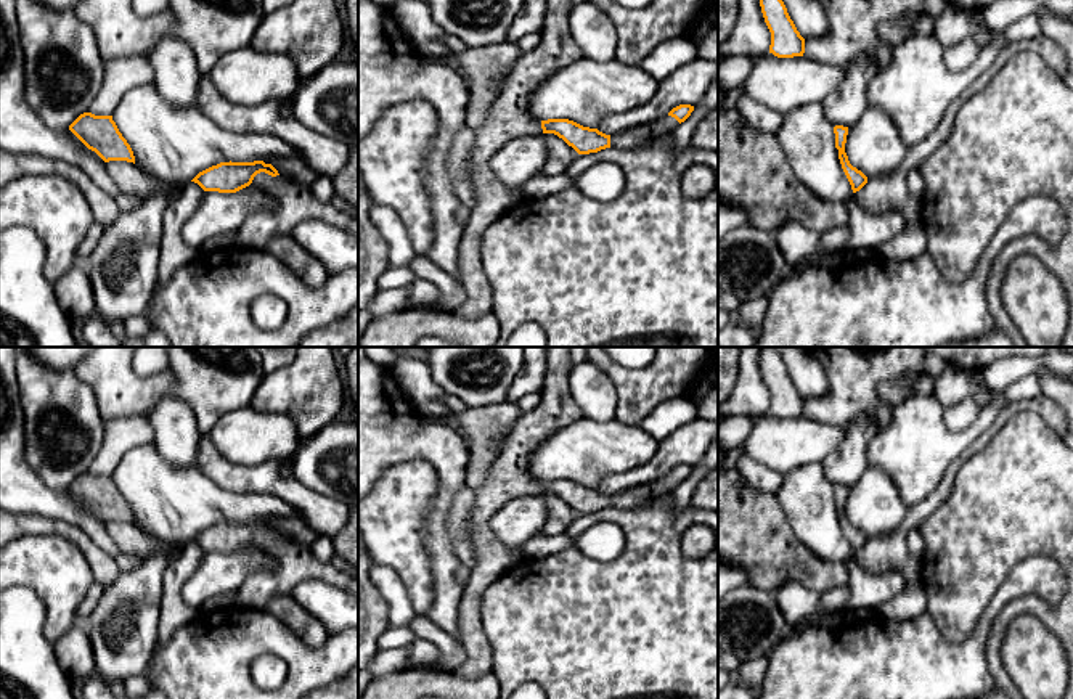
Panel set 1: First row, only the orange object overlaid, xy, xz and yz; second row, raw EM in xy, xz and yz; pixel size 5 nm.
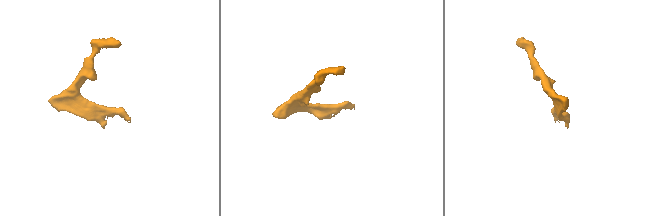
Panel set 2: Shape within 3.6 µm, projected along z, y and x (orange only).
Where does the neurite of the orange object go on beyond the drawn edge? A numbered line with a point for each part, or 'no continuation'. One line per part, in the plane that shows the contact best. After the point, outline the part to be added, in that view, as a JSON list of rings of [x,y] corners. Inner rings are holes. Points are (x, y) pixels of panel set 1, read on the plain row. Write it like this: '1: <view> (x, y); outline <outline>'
1: xy (296, 563); outline [[[265,532],[257,533],[251,545],[273,556],[276,569],[251,574],[238,590],[235,606],[265,609],[273,598],[291,595],[296,585],[312,578],[358,595],[358,578],[342,572],[331,562],[316,559],[310,545],[294,542],[284,535],[271,537]]]

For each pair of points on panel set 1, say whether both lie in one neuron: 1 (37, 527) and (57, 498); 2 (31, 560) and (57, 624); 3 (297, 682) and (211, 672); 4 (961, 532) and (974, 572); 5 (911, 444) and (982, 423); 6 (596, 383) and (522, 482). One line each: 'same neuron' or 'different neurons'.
1: different neurons
2: same neuron
3: same neuron
4: same neuron
5: same neuron
6: different neurons

